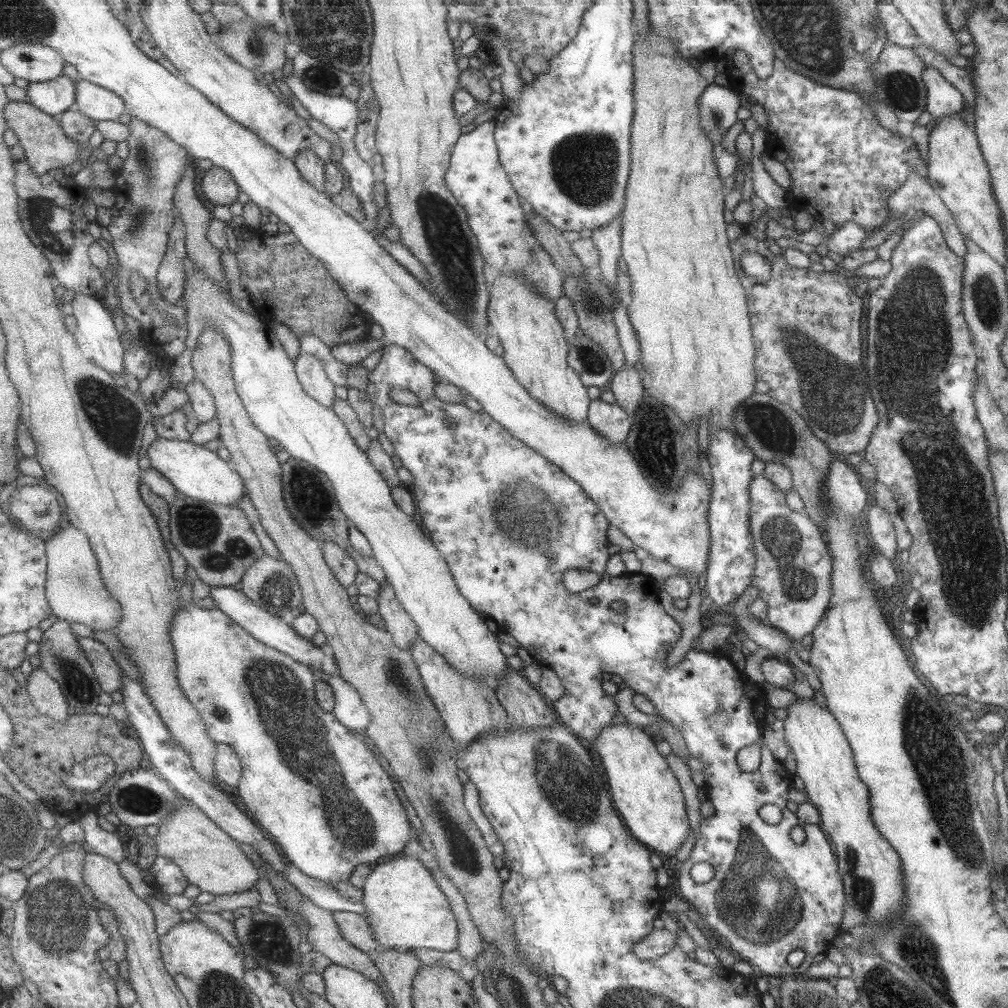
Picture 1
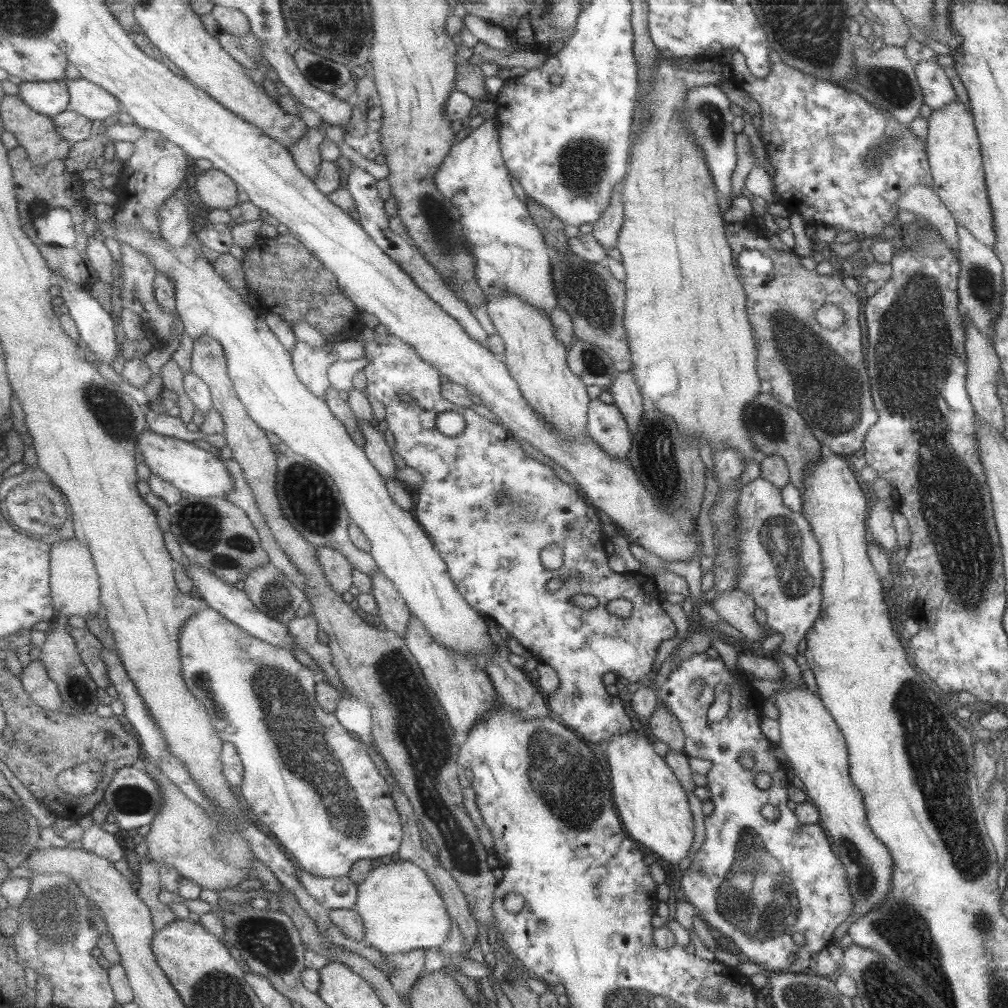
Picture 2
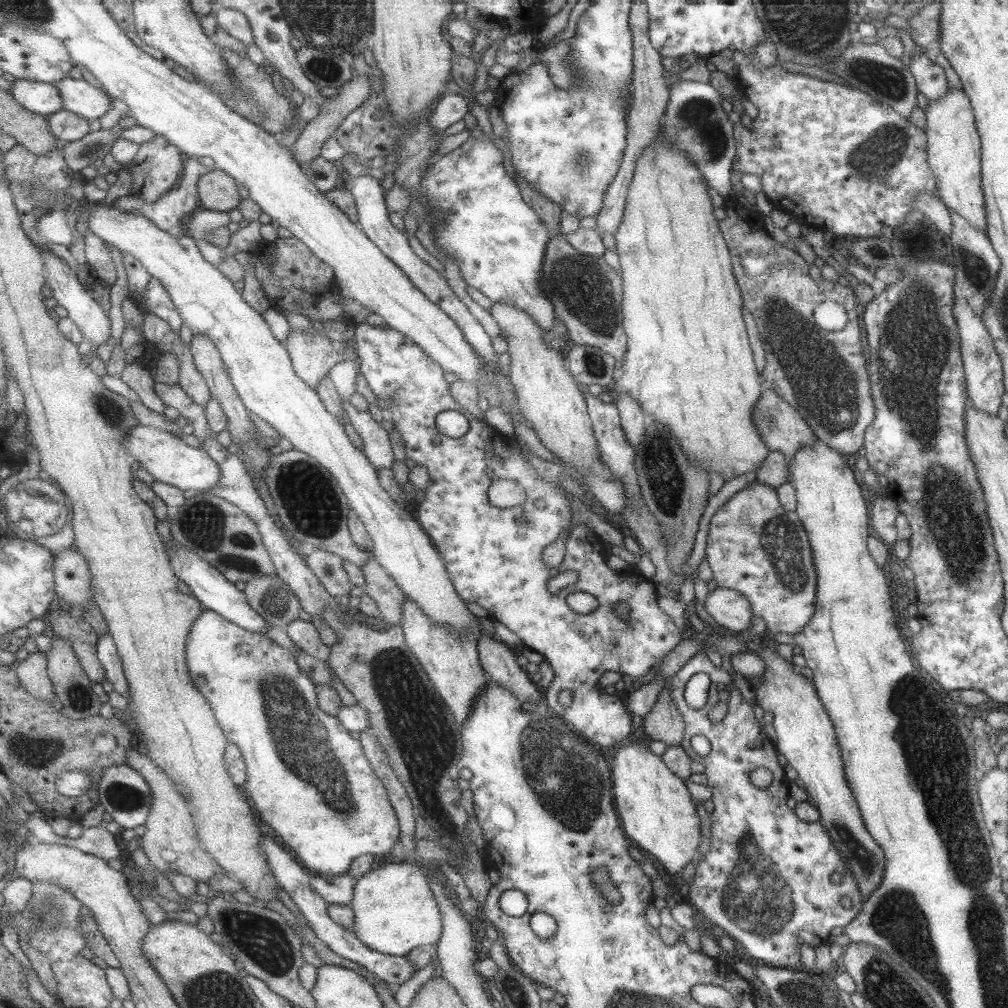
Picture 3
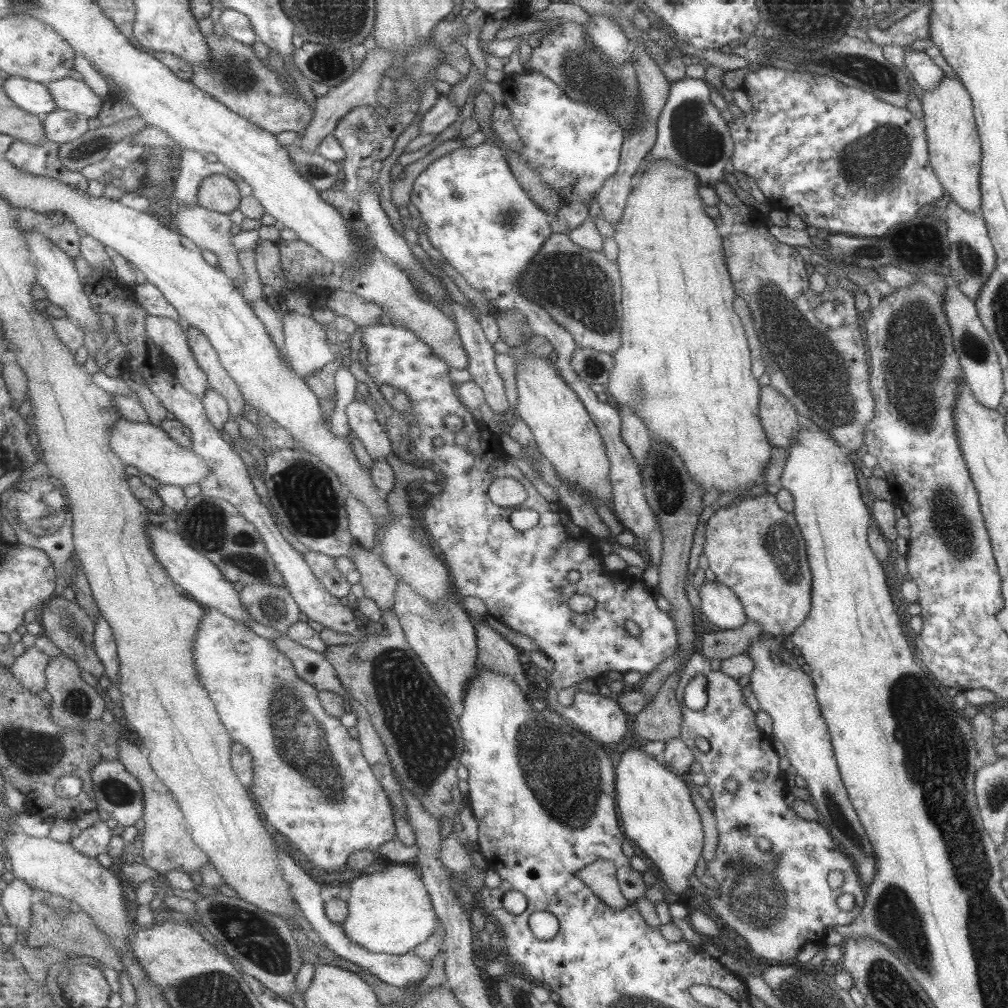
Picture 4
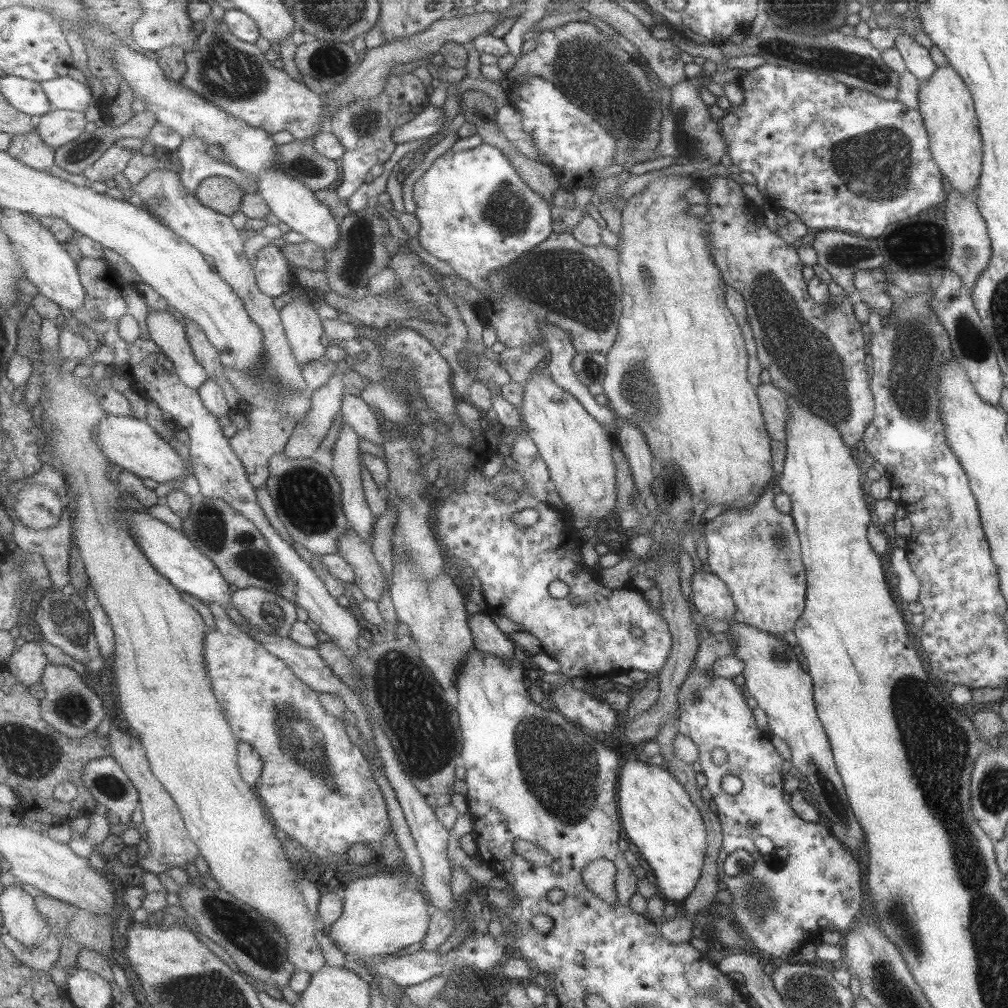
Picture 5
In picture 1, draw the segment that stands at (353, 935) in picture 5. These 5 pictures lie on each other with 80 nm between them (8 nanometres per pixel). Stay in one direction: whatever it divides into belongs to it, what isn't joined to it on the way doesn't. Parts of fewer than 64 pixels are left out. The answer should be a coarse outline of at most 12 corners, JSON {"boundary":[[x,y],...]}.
{"boundary":[[401,854],[368,876],[382,949],[459,946],[433,873]]}

